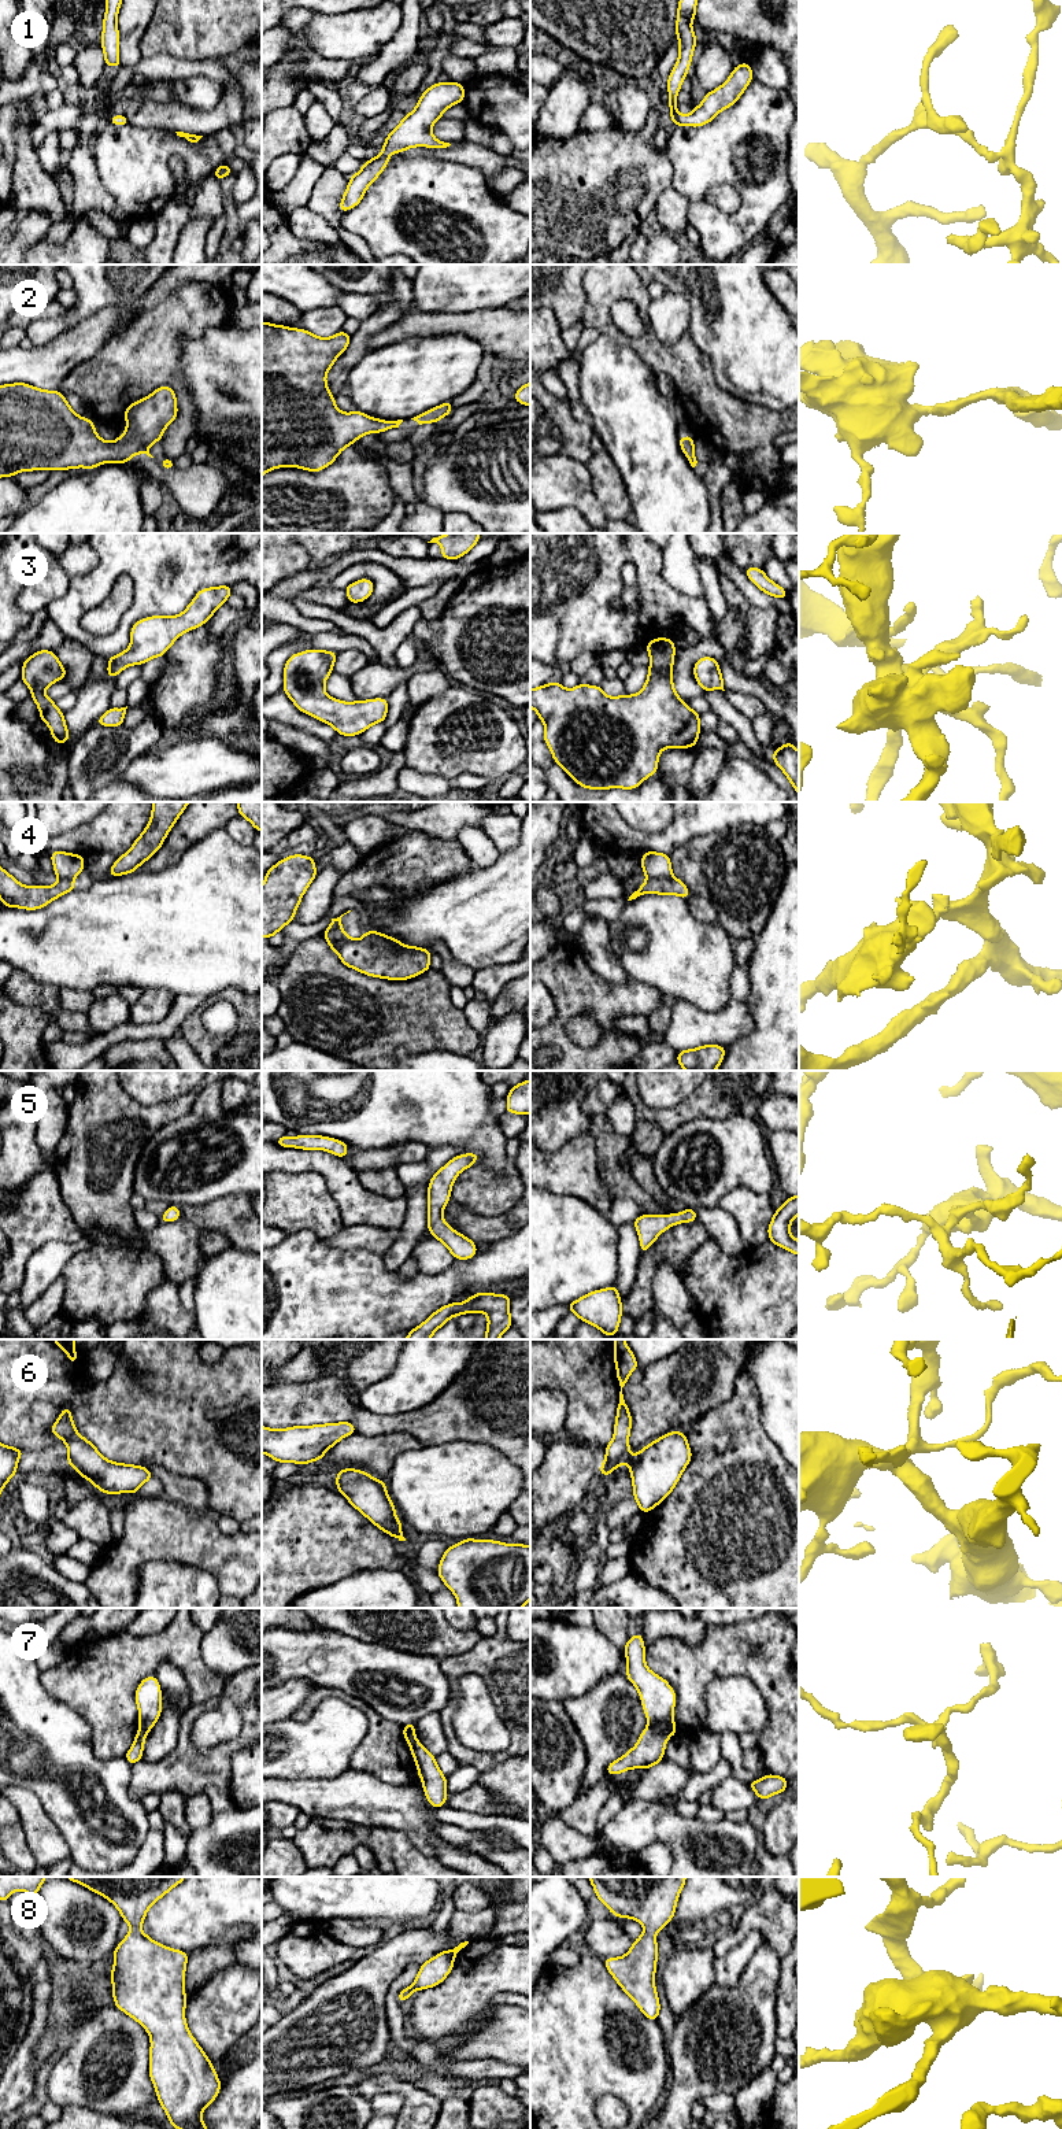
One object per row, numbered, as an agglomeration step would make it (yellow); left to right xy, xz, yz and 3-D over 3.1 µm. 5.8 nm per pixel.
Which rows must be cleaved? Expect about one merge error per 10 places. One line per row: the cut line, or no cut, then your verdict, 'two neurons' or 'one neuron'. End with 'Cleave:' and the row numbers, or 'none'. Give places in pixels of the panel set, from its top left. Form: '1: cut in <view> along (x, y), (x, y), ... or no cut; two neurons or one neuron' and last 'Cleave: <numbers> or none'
1: no cut; one neuron
2: no cut; one neuron
3: no cut; one neuron
4: cut in yz along (672, 876), (648, 879); two neurons
5: no cut; one neuron
6: no cut; one neuron
7: cut in yz along (648, 1723), (662, 1726), (670, 1734); two neurons
8: no cut; one neuron
Cleave: 4, 7

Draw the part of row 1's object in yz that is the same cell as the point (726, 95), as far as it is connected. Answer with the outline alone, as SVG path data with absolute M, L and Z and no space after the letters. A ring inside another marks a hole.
M680 0L677 7L676 34L678 38L678 60L667 77L670 121L673 121L677 127L688 125L699 127L707 125L722 110L734 106L754 78L750 63L744 62L734 66L732 74L721 86L707 92L703 101L688 115L677 111L676 99L684 78L688 75L688 67L691 66L693 49L697 42L691 25L691 22L696 19L696 3L697 0Z

